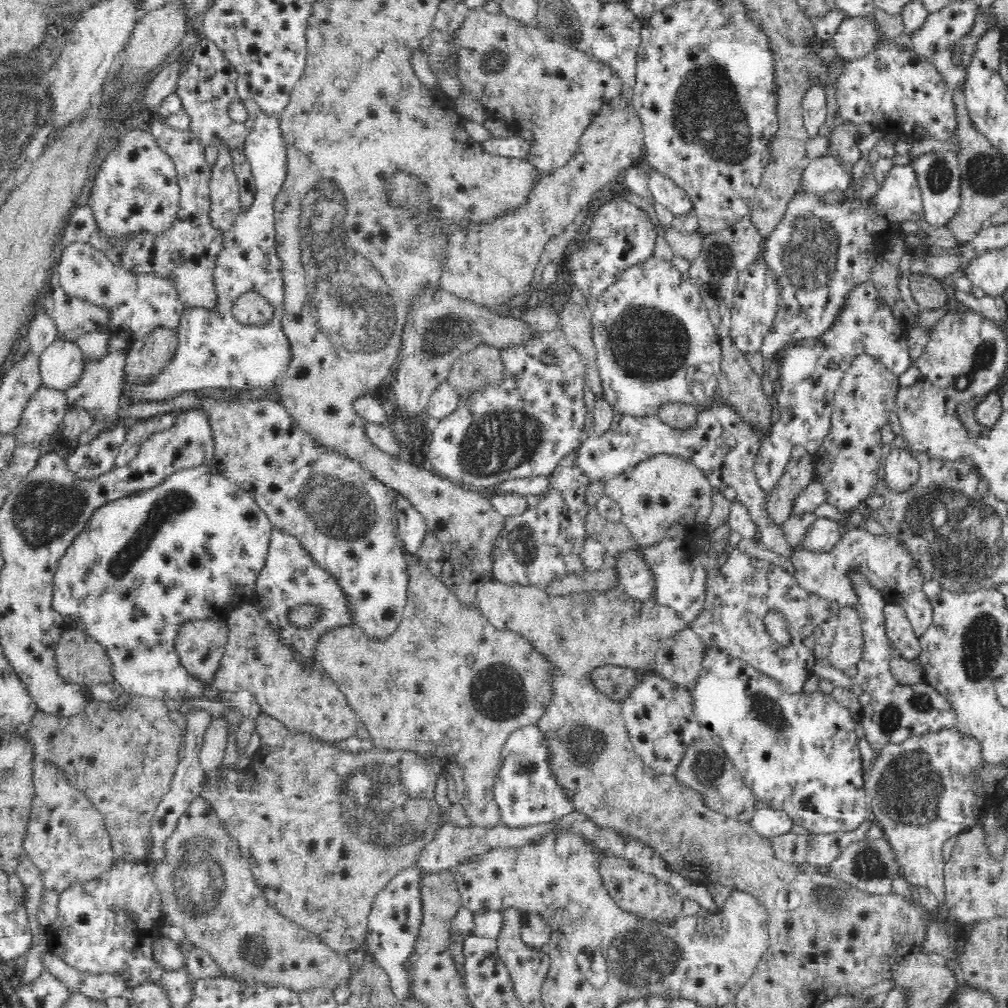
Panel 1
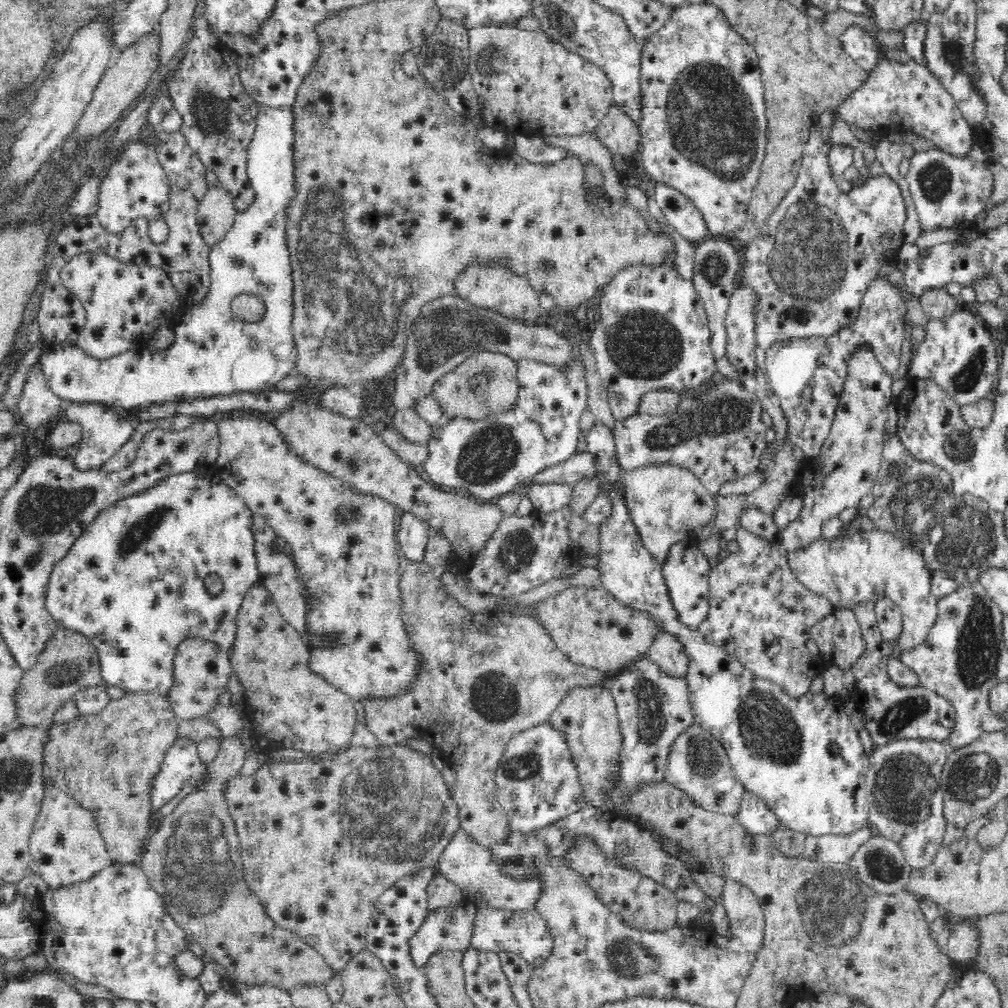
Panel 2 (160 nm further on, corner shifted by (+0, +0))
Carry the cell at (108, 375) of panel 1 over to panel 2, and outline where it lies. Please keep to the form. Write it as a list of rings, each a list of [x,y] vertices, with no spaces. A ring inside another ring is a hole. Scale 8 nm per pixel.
[[[84,401],[65,402],[65,413],[63,416],[67,420],[76,421],[82,425],[83,438],[79,443],[78,453],[72,459],[75,467],[80,472],[107,468],[109,461],[117,454],[121,446],[124,446],[130,440],[134,432],[135,423],[124,417],[120,418],[118,412],[110,405]]]

